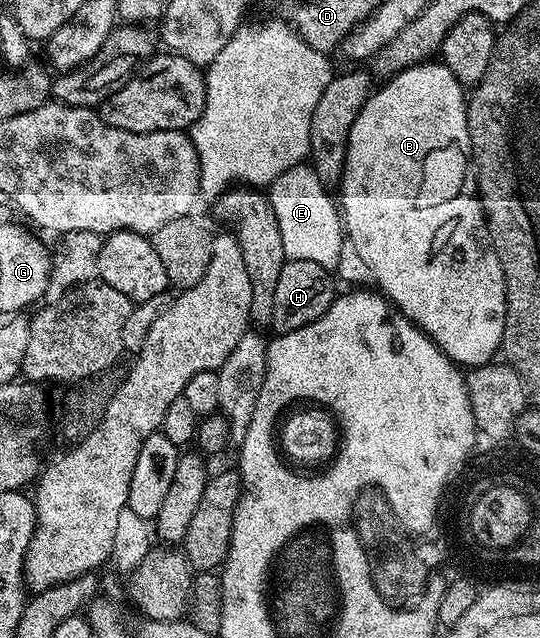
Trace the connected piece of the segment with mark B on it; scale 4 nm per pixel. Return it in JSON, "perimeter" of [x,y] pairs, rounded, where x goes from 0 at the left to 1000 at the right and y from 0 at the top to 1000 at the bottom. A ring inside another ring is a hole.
{"perimeter":[[[815,96],[770,99],[707,130],[657,183],[639,224],[628,332],[644,386],[654,386],[670,415],[698,436],[704,461],[780,514],[830,563],[861,578],[891,575],[915,567],[928,549],[935,436],[906,379],[883,288],[872,279],[863,144],[854,144],[854,129]]]}

